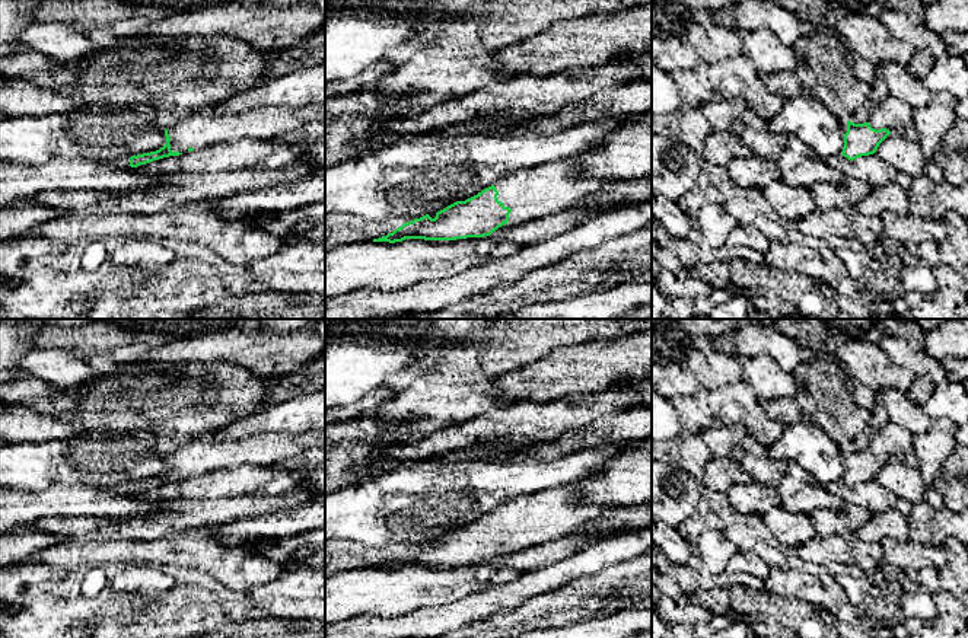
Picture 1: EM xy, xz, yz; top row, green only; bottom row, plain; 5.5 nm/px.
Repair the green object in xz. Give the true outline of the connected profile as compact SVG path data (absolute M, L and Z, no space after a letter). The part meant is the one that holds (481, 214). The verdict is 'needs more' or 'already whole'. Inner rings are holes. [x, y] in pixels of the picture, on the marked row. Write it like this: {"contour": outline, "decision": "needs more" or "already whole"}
{"contour": "M563 159L541 166L531 166L510 173L465 201L456 201L448 205L437 211L434 218L429 214L414 218L413 221L404 223L392 233L373 239L373 242L395 243L405 239L456 240L484 237L490 236L503 224L513 226L542 216L566 211L582 204L588 197L598 195L615 182L618 181L585 176L574 159Z", "decision": "needs more"}

